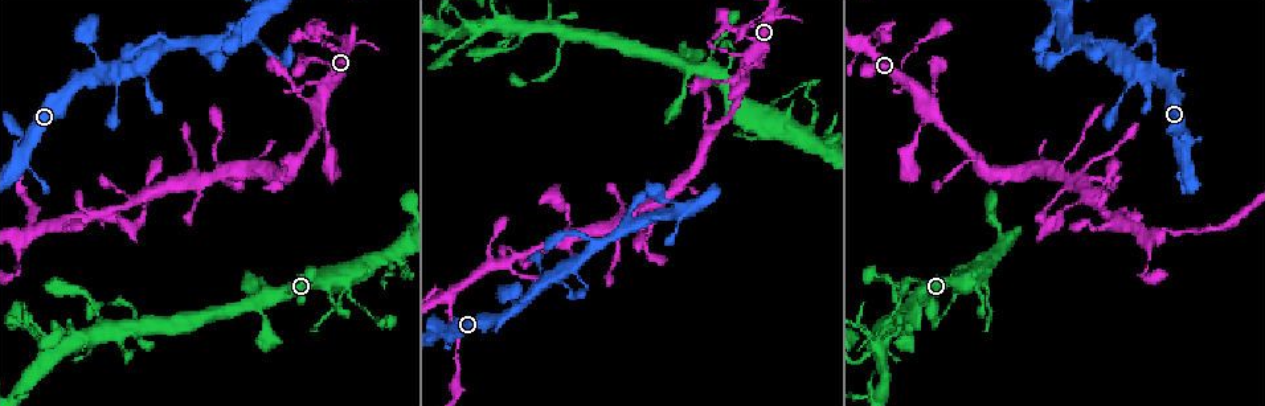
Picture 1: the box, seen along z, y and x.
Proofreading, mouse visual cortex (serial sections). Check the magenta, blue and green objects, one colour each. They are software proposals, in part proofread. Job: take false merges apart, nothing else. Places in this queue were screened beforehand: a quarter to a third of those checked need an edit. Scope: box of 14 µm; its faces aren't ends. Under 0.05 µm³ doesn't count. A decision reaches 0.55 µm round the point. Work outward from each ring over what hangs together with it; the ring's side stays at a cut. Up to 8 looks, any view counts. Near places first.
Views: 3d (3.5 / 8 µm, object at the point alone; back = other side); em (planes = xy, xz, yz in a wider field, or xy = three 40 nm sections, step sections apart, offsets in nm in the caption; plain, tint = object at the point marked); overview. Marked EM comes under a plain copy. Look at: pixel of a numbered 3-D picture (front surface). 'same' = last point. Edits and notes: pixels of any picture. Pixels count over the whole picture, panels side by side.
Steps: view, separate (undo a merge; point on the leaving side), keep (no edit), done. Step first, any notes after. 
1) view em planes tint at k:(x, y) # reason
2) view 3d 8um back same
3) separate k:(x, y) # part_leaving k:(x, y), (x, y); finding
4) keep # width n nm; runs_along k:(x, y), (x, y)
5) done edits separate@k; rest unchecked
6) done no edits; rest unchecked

view 3d 3.5um back at 1:(339, 38) # sudden change in width

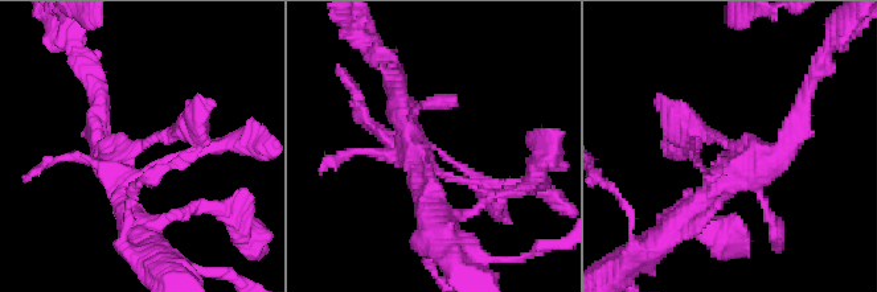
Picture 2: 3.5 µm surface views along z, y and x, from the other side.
view em xy step 5 tint at 2:(724, 143)

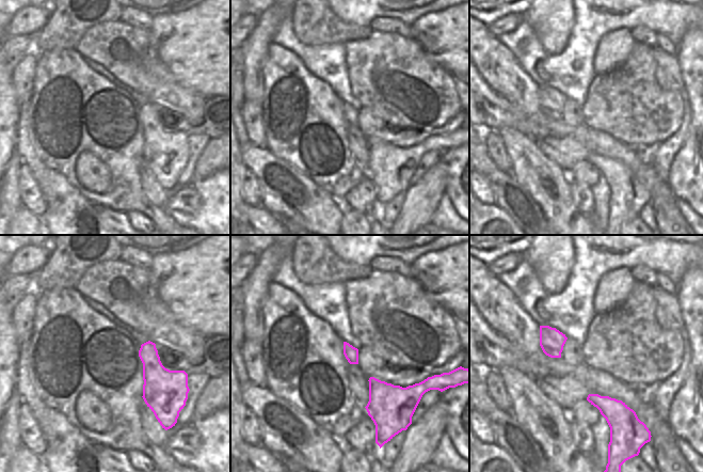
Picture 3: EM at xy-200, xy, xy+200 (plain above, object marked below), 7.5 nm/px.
view em planes tint same

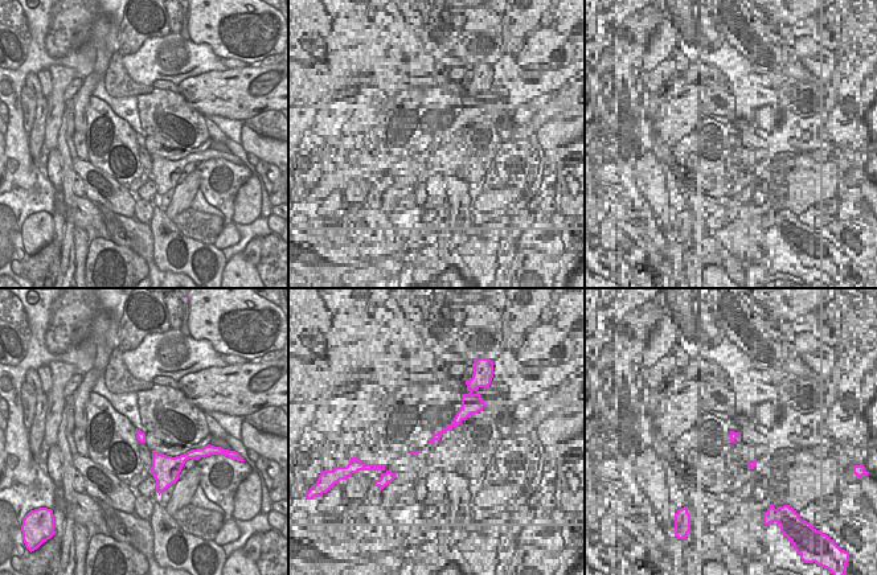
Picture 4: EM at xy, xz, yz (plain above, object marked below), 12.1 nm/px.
keep # runs_along 2:(134, 221), (122, 164), (199, 111); continuous, no second cell

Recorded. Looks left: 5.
view 3d 8um at 1:(1063, 14) # small branch off a trunk

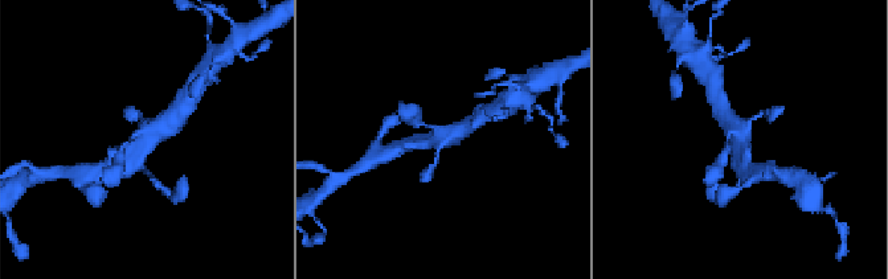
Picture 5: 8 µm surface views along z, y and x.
view em xy step 3 tint at 5:(144, 134) # arms 4; arm_widths 150, 150, 400, 500 nm

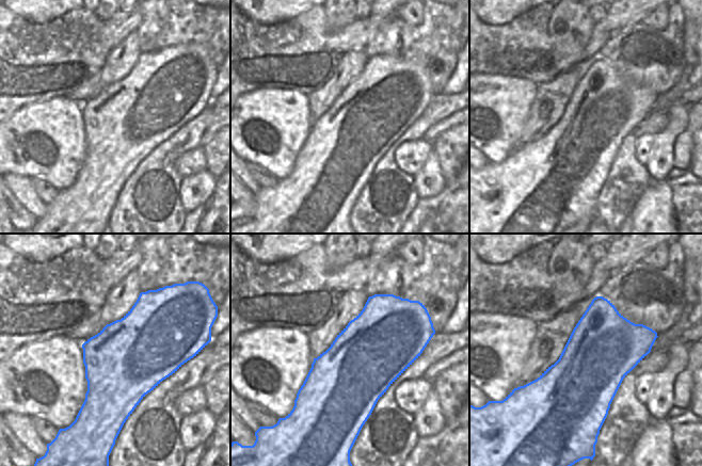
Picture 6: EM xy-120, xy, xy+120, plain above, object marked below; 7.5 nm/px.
keep # runs_along 5:(125, 168), (144, 136), (175, 115); all the same cell

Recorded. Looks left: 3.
view 3d 3.5um at 1:(29, 232) # four-way junction

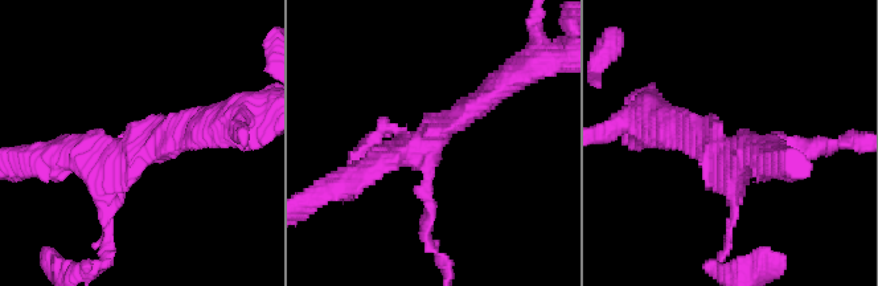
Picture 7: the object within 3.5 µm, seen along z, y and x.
view em planes tint at 7:(424, 146) # arms 4; arm_widths 150, 150, 300, 300 nm; shape alone is not enough

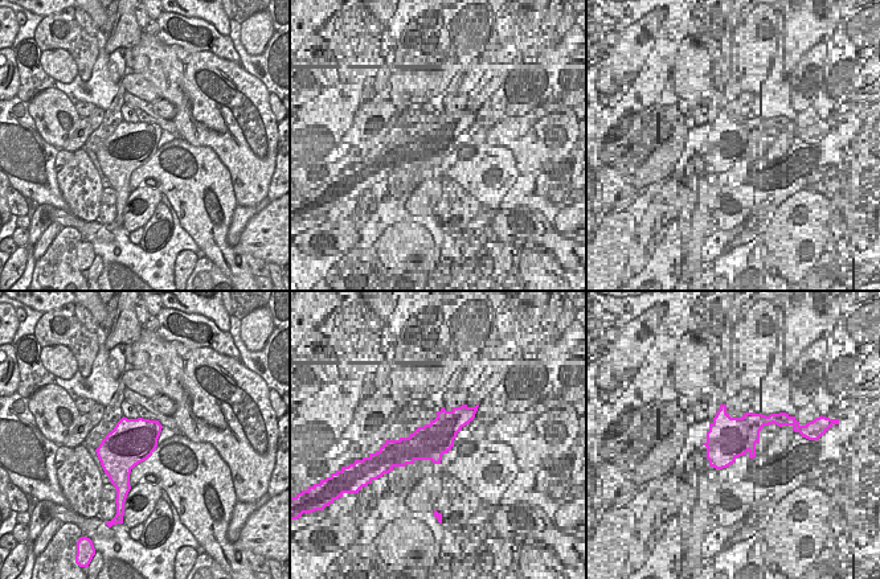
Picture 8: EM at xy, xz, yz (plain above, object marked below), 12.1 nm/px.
keep # runs_along 7:(487, 98), (426, 142), (426, 233); continuous, no second cell

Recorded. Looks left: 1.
done no edits; rest unchecked

